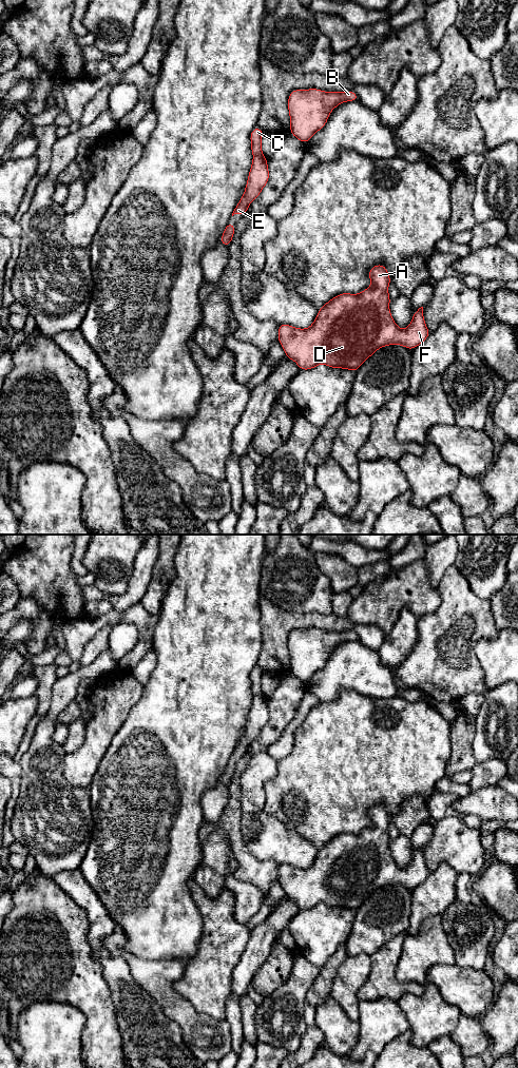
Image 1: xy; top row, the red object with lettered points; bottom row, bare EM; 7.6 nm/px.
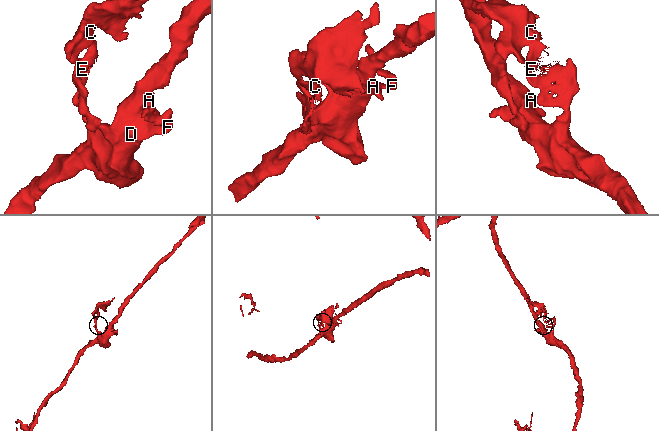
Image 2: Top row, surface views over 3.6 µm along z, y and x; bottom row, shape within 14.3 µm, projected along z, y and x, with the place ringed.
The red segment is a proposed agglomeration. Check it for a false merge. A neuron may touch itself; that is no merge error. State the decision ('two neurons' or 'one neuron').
two neurons

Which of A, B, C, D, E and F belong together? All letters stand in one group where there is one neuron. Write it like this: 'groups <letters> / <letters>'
groups A D E F / B C

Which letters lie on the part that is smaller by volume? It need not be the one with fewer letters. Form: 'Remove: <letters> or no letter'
Remove: B, C

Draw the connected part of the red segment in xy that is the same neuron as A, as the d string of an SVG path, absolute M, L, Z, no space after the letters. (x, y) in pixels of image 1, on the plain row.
M384 804L373 805L369 812L372 824L360 834L342 833L319 849L313 863L307 869L300 869L287 863L279 865L279 882L286 897L293 899L301 910L309 910L320 904L331 908L357 911L363 902L383 886L401 885L415 889L422 883L430 871L423 856L423 847L413 855L410 865L400 869L389 850L390 837L388 824L391 821Z

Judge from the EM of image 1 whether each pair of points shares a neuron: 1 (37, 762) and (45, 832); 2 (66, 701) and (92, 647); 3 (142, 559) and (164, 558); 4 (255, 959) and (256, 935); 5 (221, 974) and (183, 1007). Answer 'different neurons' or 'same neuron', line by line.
1: same neuron
2: same neuron
3: different neurons
4: same neuron
5: different neurons

